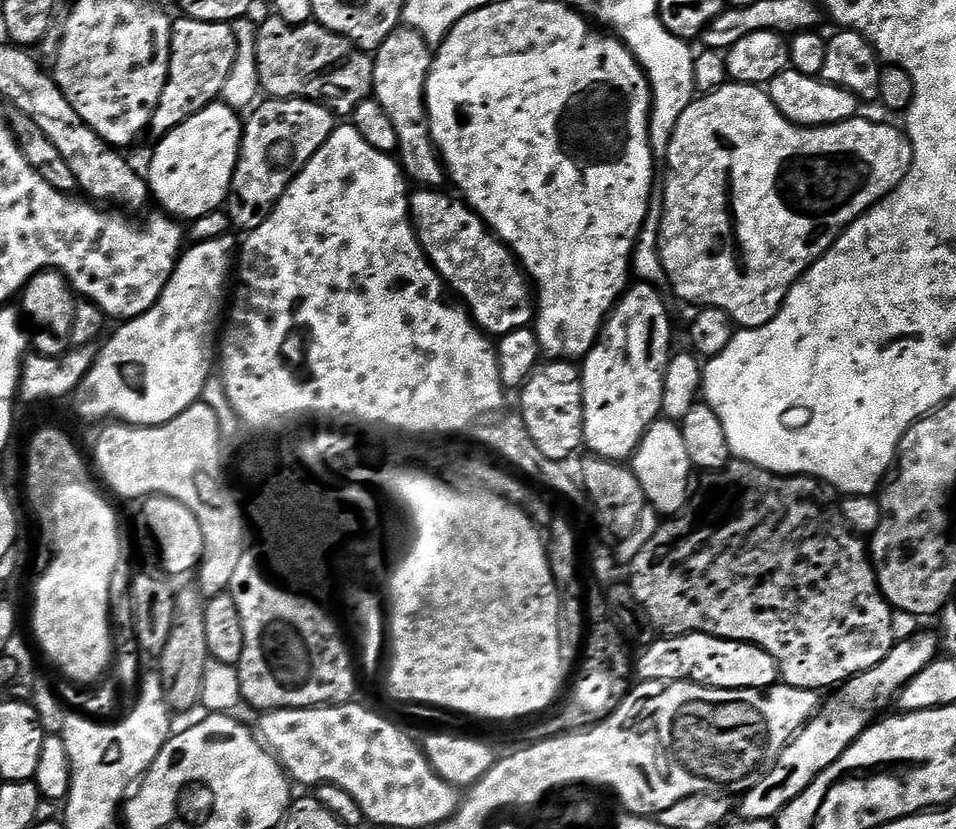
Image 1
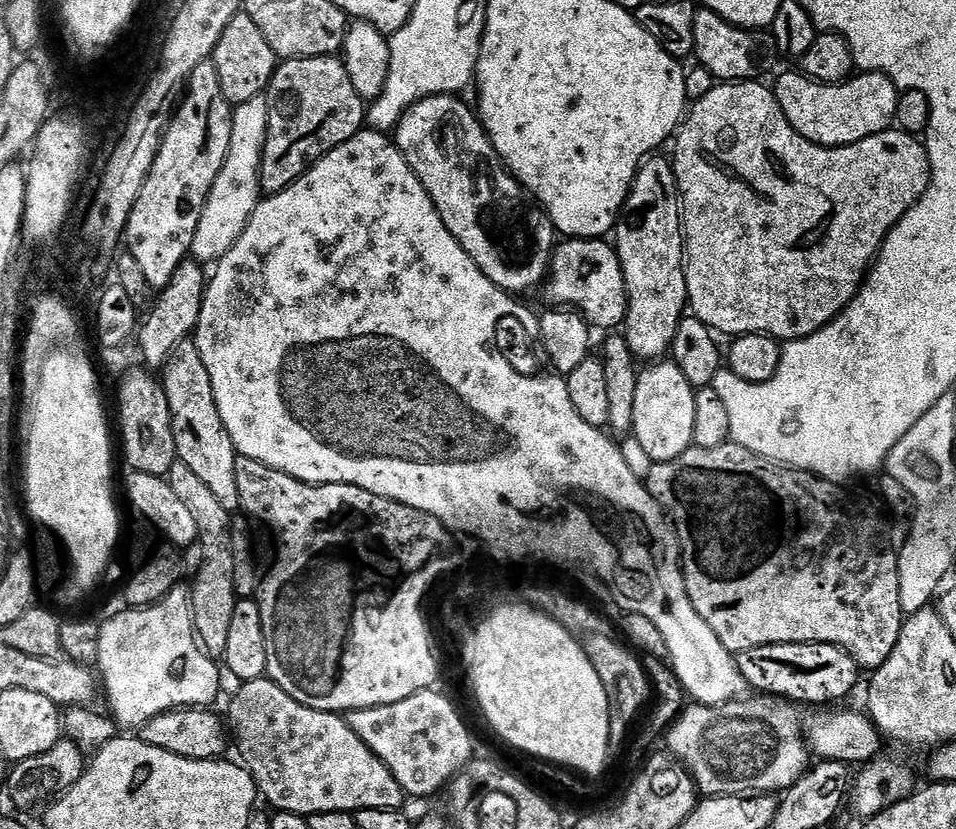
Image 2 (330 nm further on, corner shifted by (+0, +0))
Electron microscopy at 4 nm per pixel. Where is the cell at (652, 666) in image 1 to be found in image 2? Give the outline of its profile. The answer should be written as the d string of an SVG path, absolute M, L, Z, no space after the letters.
M833 644L758 646L739 653L736 656L736 666L749 689L756 688L752 690L772 698L783 698L797 705L832 706L837 702L847 701L844 699L855 690L856 679L862 675L860 665L850 658L850 654Z

